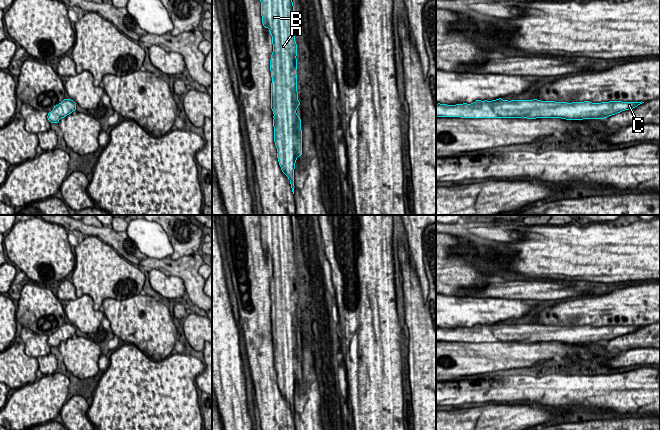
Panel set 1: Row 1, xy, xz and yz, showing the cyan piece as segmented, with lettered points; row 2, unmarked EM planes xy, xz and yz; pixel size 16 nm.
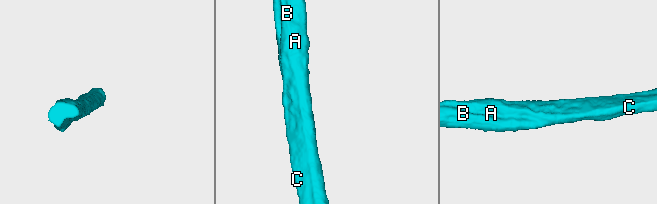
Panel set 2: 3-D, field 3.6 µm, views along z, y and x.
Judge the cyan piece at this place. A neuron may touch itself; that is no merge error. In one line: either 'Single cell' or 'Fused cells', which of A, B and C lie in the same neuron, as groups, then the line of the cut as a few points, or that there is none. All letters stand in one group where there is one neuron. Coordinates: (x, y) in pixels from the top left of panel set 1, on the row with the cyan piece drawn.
Single cell. Groups: A B C. No split

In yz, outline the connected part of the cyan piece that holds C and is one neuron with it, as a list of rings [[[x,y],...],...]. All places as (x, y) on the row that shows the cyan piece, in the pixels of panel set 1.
[[[476,100],[471,104],[436,104],[436,117],[461,118],[561,118],[566,120],[604,119],[644,102],[601,103],[533,100]]]

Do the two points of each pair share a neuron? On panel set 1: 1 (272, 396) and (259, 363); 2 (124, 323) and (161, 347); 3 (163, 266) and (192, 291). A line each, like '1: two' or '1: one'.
1: one
2: one
3: one

